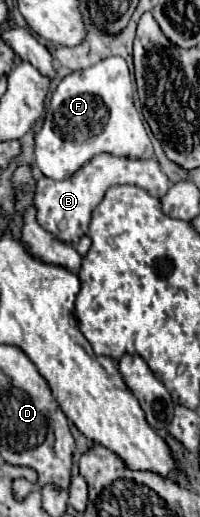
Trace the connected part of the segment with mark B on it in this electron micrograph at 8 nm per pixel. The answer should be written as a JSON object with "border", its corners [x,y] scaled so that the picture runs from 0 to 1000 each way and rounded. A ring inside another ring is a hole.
{"border":[[[510,296],[470,304],[440,319],[380,331],[350,346],[270,350],[220,338],[180,346],[170,400],[190,435],[280,455],[290,462],[330,462],[330,470],[390,470],[410,455],[440,451],[460,408],[520,385],[520,373],[570,358],[680,358],[740,369],[760,381],[810,381],[840,369],[840,342],[810,335],[780,308],[670,308],[670,304],[570,304],[550,296]]]}

